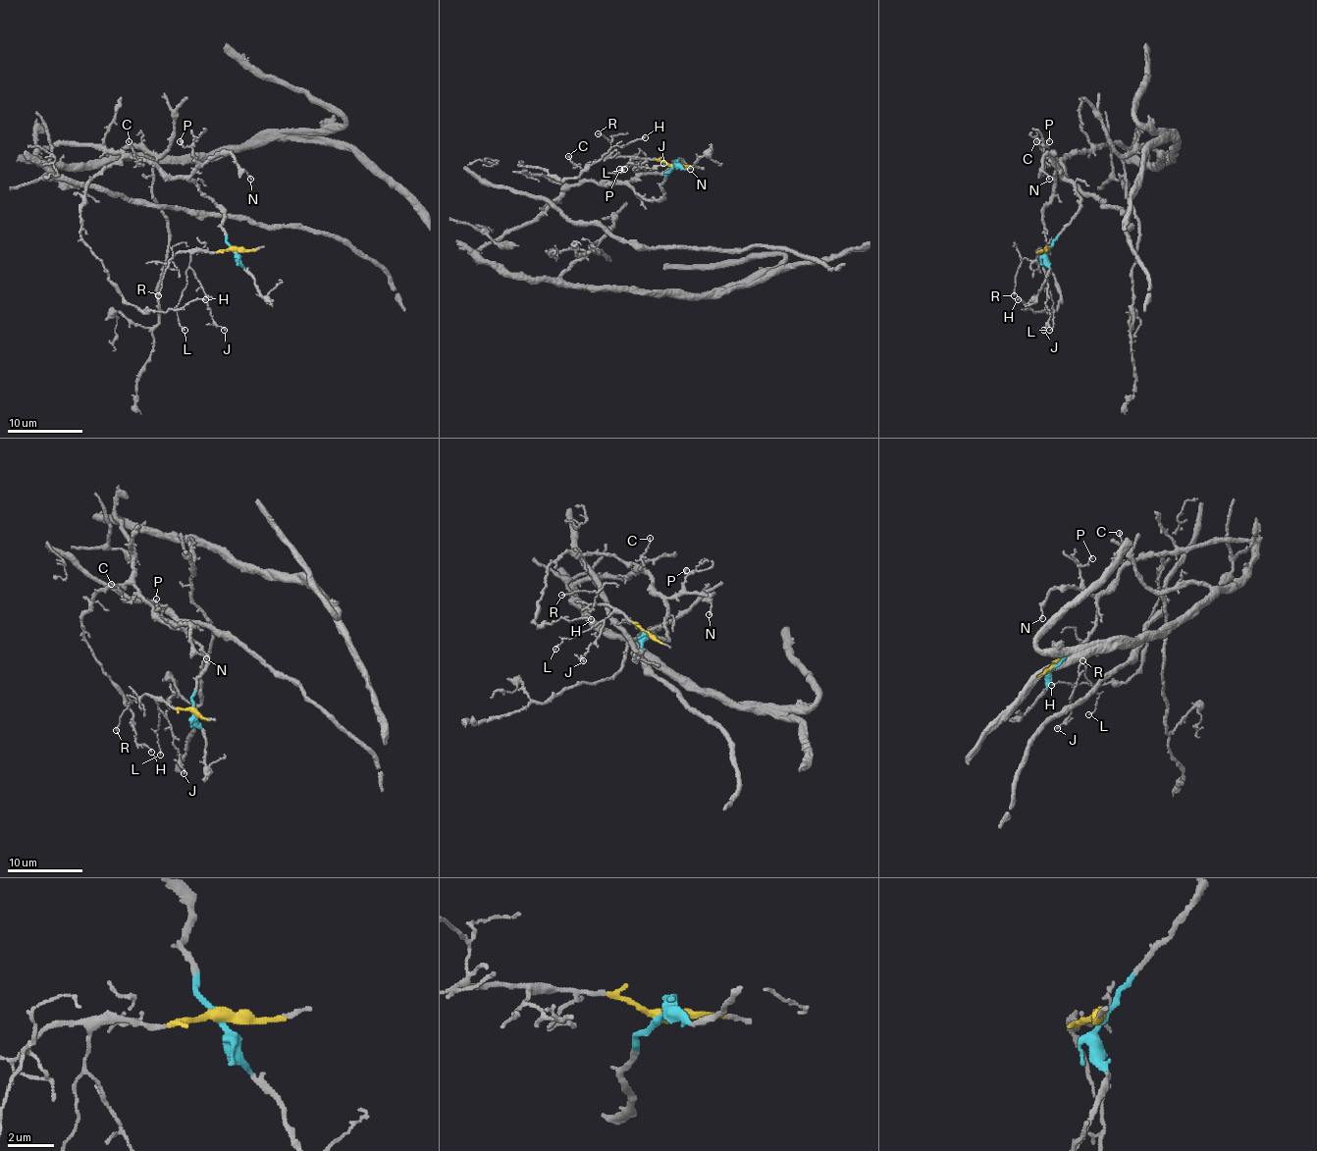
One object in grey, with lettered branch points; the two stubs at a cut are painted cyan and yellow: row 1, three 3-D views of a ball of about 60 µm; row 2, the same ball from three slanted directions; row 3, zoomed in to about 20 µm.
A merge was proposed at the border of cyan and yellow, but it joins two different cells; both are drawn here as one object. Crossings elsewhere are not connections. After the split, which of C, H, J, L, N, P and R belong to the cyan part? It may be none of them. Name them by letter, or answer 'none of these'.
C, H, N, P

